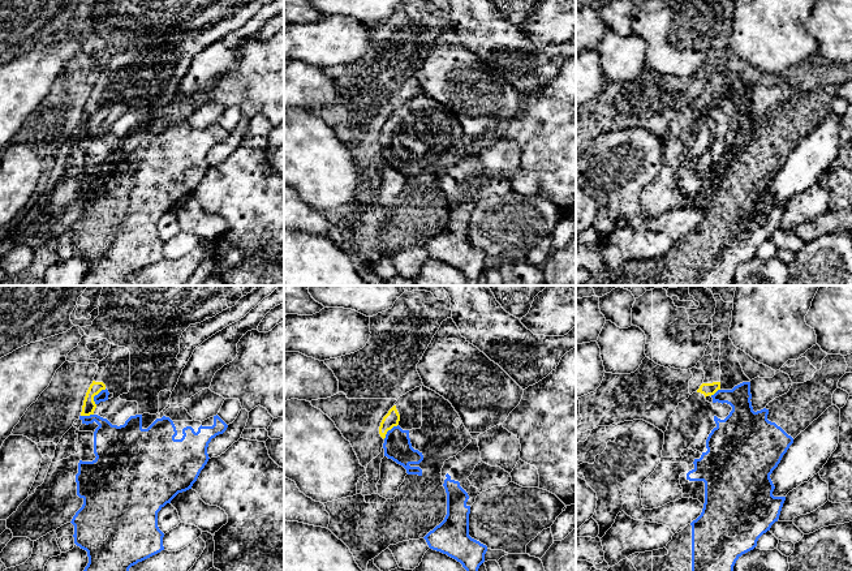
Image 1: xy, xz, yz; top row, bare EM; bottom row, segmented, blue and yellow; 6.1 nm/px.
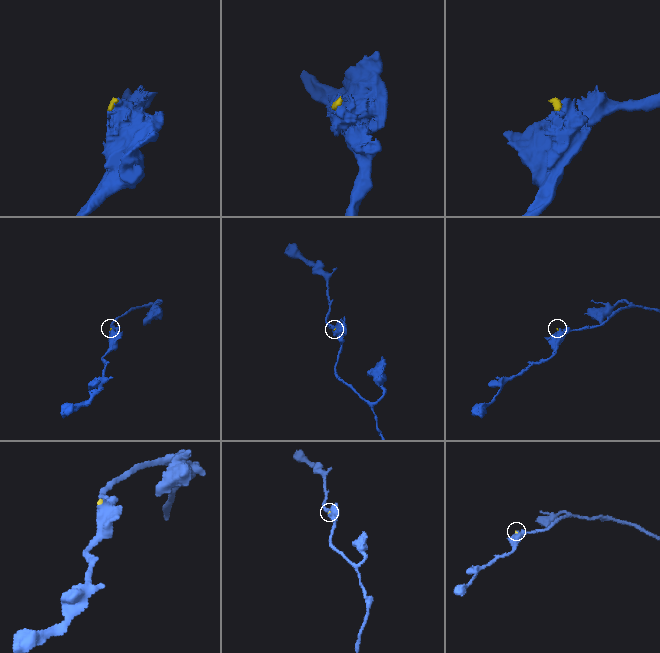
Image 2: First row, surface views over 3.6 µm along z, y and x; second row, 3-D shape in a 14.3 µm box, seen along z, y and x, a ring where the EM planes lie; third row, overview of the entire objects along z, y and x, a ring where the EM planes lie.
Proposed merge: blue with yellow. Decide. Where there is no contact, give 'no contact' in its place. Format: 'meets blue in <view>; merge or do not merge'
meets blue in xy; do not merge

